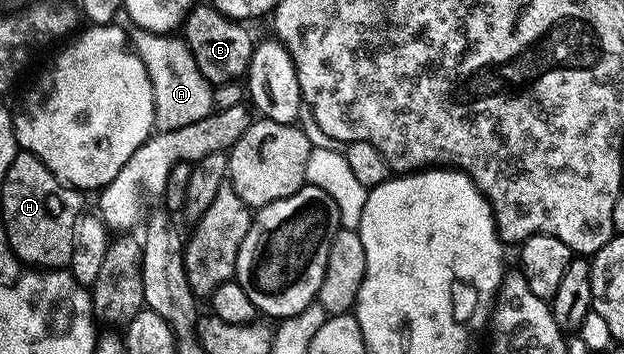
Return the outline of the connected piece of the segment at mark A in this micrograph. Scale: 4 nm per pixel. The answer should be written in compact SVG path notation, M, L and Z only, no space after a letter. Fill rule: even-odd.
M130 19L122 22L127 40L136 55L145 63L151 76L155 92L155 129L176 129L189 127L189 123L197 123L197 119L205 119L216 108L212 84L201 75L197 67L197 59L189 51L187 42L179 35L151 33L142 29Z

